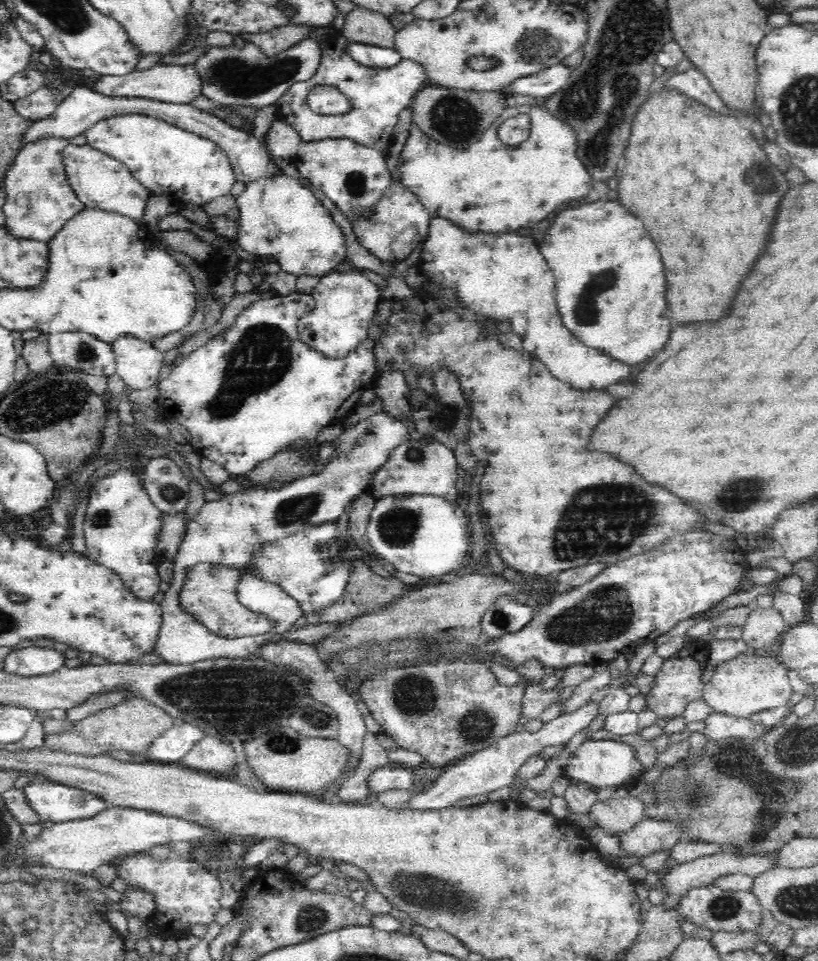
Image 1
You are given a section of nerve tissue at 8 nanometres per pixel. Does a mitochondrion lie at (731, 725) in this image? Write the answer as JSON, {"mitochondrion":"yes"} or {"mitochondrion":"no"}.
{"mitochondrion":"no"}

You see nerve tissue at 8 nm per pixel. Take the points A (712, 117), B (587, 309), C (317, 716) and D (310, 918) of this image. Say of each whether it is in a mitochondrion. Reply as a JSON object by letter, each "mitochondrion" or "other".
{"A":"other","B":"mitochondrion","C":"mitochondrion","D":"mitochondrion"}

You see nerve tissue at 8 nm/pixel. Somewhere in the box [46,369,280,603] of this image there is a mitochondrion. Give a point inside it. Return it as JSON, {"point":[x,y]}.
{"point":[170,492]}

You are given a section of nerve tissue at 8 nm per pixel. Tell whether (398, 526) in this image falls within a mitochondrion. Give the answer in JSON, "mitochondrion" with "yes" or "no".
{"mitochondrion":"yes"}

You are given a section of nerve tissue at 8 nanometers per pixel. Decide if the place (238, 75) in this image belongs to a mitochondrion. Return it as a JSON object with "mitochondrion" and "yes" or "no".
{"mitochondrion":"yes"}

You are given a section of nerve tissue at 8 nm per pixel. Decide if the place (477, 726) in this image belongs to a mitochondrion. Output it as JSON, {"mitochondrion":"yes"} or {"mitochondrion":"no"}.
{"mitochondrion":"yes"}

